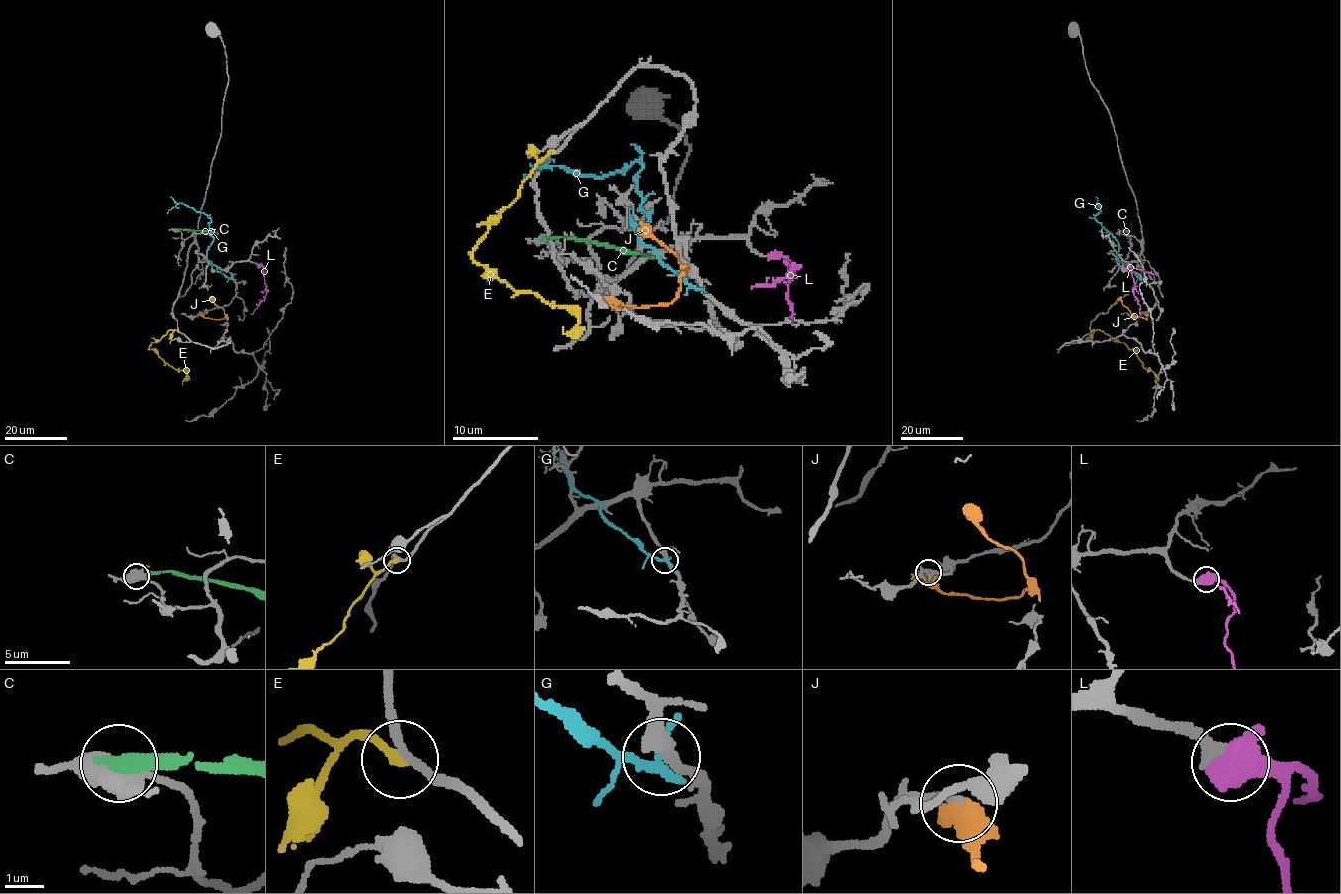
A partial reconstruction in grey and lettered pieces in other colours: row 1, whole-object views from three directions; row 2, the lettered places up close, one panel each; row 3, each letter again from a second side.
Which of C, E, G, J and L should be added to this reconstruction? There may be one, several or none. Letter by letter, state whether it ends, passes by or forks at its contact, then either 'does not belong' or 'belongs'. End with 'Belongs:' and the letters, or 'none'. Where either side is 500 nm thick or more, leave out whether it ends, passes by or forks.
C: it ends there; does not belong
E: it ends there; does not belong
G: it ends there; does not belong
J: does not belong
L: belongs
Belongs: L

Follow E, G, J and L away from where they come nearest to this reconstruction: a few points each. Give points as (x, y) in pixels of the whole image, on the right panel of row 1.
E: (1091, 331), (1101, 330), (1132, 349), (1142, 366), (1157, 379), (1155, 384)
G: (1141, 278), (1117, 258), (1118, 242), (1095, 217), (1100, 211), (1096, 203), (1102, 214)
J: (1145, 313), (1147, 319), (1134, 316), (1122, 303), (1120, 296)
L: (1129, 266), (1141, 314)

